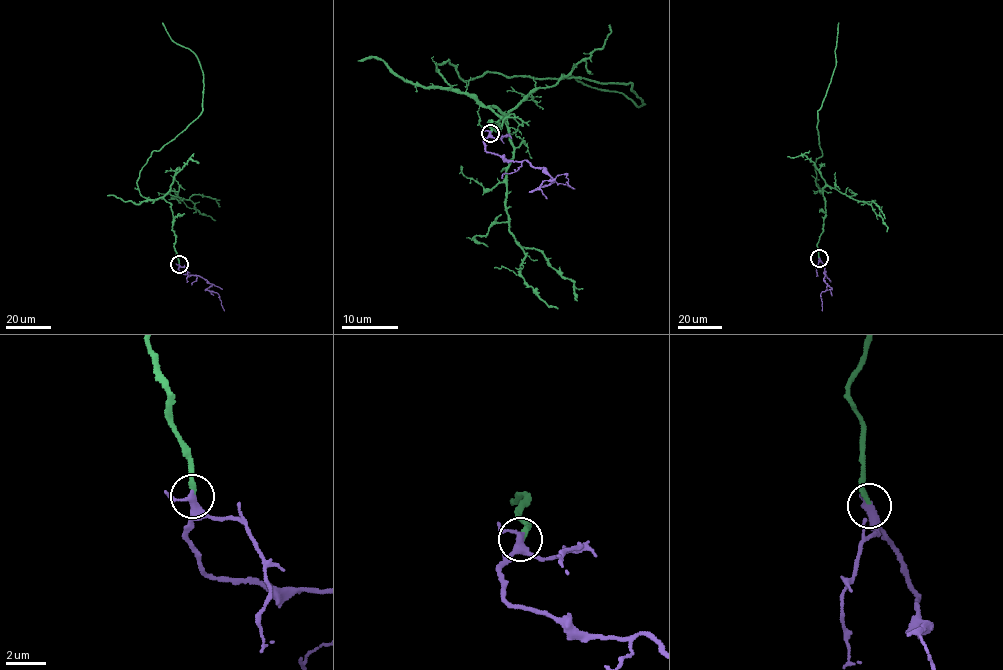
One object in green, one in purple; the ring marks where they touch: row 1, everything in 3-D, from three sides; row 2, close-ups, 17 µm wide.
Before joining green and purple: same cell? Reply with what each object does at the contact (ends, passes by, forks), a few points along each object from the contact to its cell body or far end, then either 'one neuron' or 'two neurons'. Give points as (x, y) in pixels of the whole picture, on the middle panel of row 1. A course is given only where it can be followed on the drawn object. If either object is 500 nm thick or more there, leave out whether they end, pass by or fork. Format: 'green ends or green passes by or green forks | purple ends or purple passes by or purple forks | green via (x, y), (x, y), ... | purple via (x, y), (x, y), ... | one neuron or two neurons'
green ends | purple passes by | green via (489, 133), (501, 119), (437, 65), (448, 59), (464, 80), (631, 83), (644, 103), (571, 76) | purple via (489, 133), (484, 141), (488, 153), (545, 168), (552, 181), (534, 191), (544, 180), (566, 173), (570, 186) | one neuron

